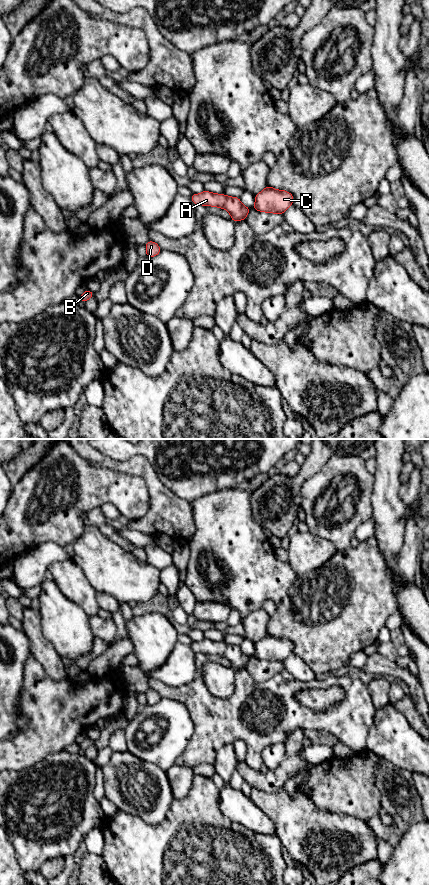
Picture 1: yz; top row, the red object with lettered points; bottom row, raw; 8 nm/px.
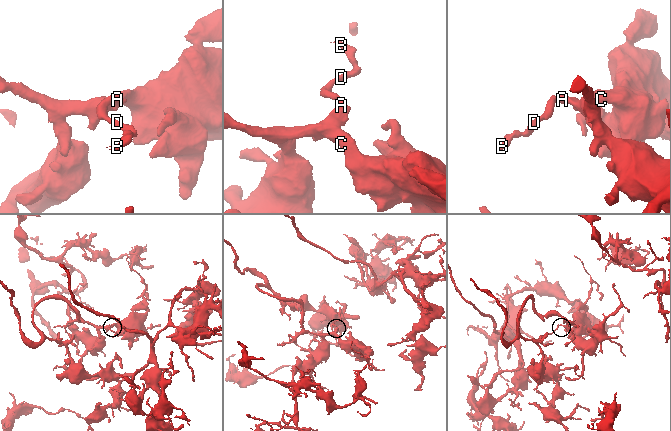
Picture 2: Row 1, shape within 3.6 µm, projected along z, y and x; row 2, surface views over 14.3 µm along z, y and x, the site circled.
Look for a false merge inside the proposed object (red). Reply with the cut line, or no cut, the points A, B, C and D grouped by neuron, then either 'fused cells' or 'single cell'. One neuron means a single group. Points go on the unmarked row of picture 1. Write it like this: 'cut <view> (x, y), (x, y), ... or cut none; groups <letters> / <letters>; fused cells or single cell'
cut none; groups A B C D; single cell

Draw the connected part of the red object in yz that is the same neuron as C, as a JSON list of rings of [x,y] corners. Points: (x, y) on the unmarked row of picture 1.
[[[271,634],[262,638],[255,643],[255,653],[251,657],[260,660],[283,662],[294,649],[294,645],[290,640],[284,638],[276,638]]]

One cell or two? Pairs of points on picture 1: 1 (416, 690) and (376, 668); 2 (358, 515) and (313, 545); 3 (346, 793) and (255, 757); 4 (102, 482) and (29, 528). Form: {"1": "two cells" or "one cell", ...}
{"1": "one cell", "2": "two cells", "3": "two cells", "4": "one cell"}

